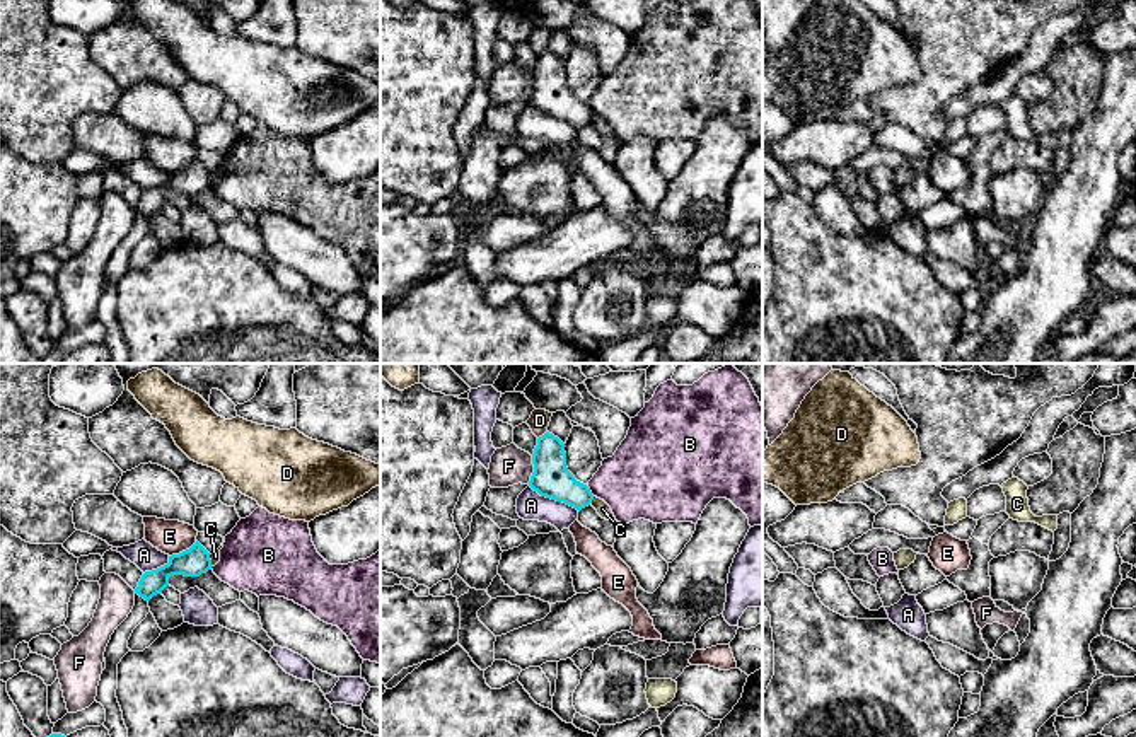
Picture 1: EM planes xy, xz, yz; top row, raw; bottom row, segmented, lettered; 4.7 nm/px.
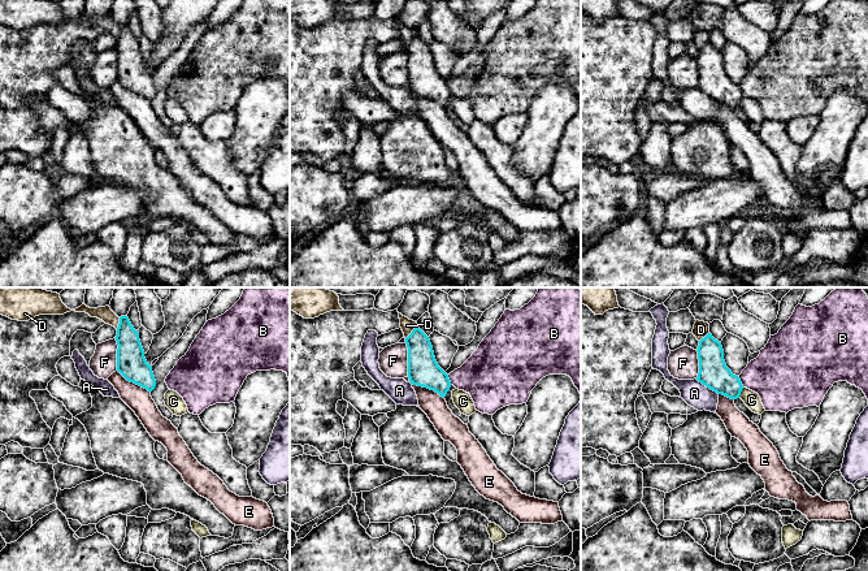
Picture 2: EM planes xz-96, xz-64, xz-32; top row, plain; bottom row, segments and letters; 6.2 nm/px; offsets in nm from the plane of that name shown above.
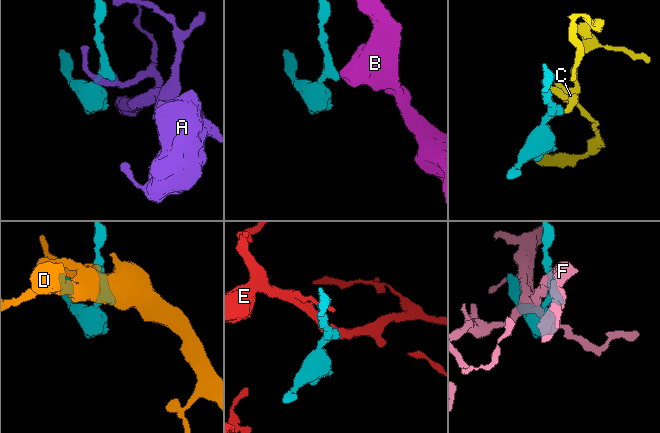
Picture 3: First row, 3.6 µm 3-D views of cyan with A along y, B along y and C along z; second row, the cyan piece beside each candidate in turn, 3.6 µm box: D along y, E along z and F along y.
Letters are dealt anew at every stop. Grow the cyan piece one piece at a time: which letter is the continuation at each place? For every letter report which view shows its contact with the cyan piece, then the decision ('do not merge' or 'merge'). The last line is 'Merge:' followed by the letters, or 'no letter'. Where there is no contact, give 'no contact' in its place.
A: contact in xz; do not merge
B: contact in xz; do not merge
C: contact in xz; do not merge
D: contact in xz; do not merge
E: contact in xy; do not merge
F: contact in xz; do not merge
Merge: no letter

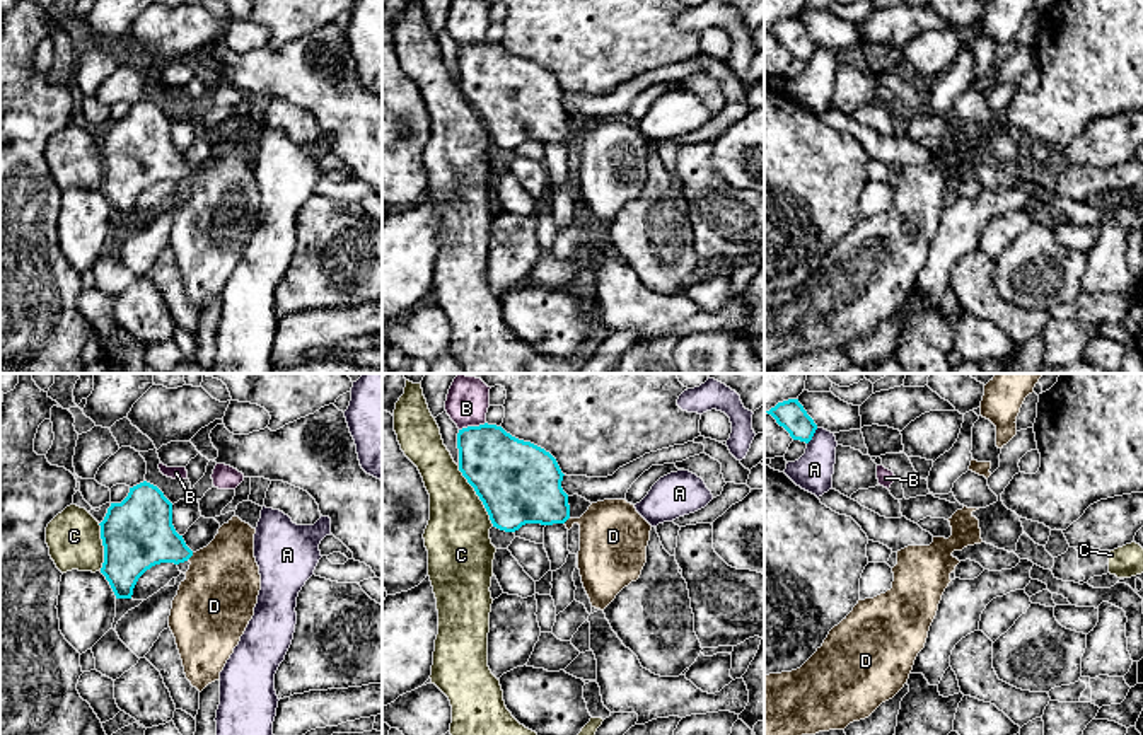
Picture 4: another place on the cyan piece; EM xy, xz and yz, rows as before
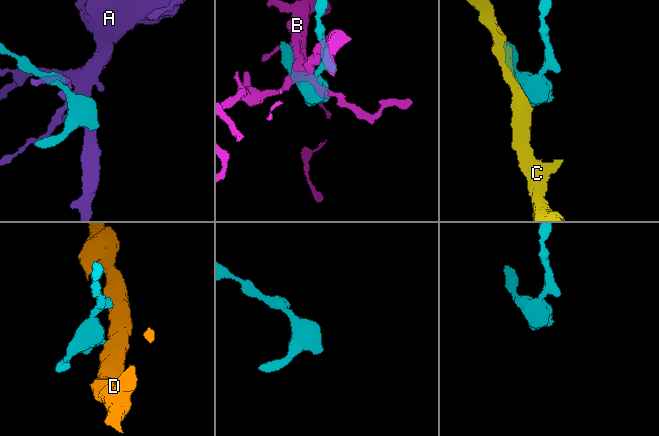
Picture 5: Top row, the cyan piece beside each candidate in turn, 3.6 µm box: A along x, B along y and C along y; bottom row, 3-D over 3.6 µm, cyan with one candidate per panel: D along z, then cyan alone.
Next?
A: contact in yz; do not merge
B: contact in xz; do not merge
C: contact in xz; do not merge
D: contact in xy; merge
Merge: D

